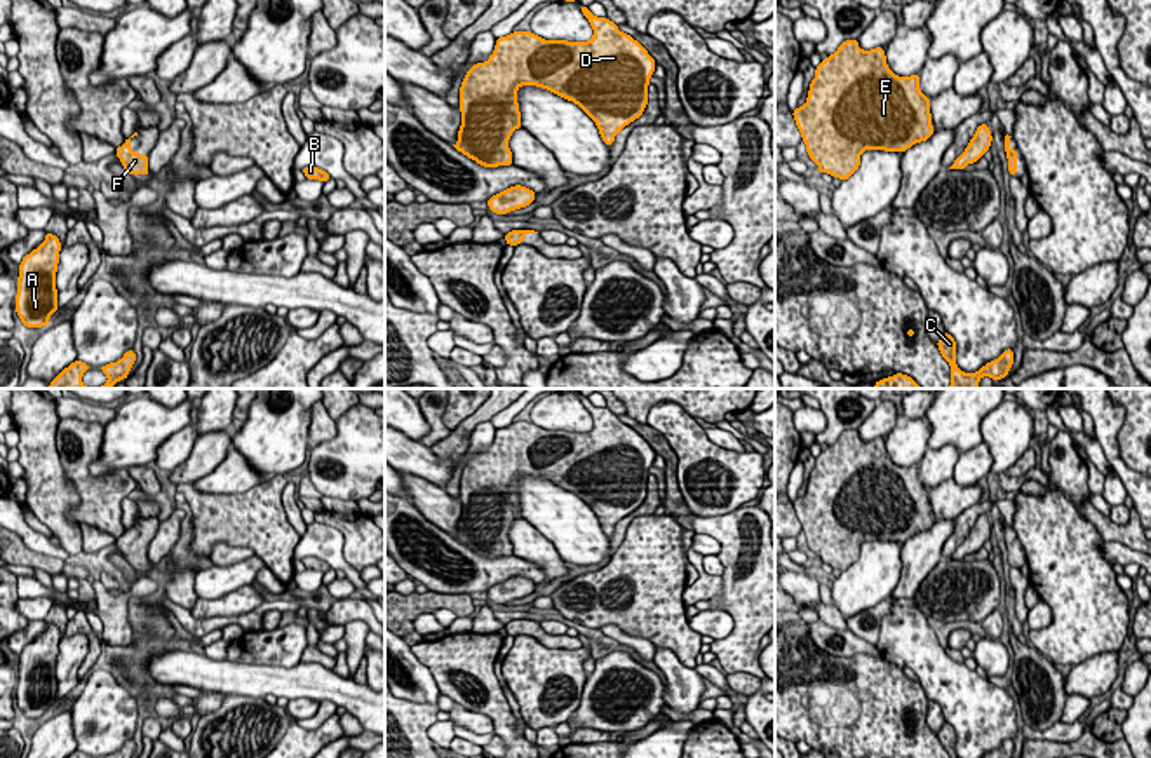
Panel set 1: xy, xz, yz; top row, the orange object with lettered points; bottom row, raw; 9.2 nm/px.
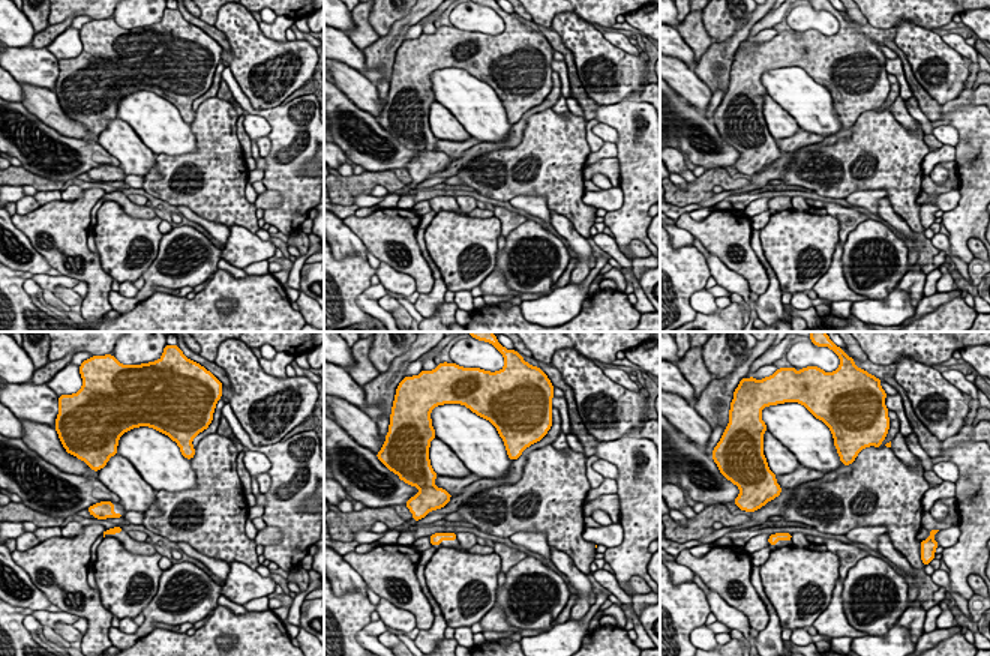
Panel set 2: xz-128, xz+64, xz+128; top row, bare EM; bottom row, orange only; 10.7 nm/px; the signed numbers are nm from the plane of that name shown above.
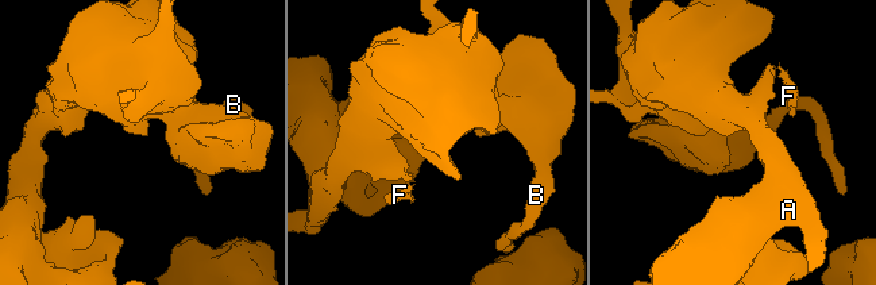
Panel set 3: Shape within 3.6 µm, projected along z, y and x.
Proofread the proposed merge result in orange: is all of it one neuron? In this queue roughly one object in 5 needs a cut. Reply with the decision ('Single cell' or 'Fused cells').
Single cell

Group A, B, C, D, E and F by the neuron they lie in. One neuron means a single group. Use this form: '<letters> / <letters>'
A B C D E F

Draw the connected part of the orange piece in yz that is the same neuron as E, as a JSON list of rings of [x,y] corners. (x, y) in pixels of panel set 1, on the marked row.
[[[845,40],[834,54],[822,59],[815,68],[806,103],[798,106],[792,117],[818,173],[841,181],[858,169],[865,150],[904,153],[933,134],[930,98],[919,89],[919,73],[895,75],[886,64],[883,47],[862,51],[858,40]]]

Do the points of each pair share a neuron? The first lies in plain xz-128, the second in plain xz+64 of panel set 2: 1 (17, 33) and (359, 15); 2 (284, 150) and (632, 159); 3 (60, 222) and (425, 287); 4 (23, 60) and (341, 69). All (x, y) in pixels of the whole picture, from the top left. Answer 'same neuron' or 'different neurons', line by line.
1: different neurons
2: same neuron
3: same neuron
4: different neurons

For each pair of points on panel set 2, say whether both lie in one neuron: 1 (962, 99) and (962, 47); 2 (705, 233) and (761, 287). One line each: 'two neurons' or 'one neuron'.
1: one neuron
2: one neuron

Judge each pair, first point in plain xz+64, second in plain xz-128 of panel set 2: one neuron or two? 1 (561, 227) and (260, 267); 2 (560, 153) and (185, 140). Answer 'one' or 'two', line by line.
1: two
2: two

